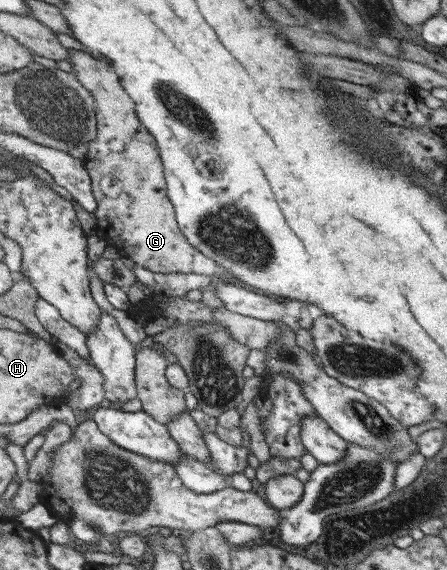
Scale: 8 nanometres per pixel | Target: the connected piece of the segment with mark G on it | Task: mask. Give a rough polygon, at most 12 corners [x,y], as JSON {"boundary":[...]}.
{"boundary":[[69,62],[97,101],[96,234],[156,273],[222,276],[186,239],[155,137],[115,71]]}

